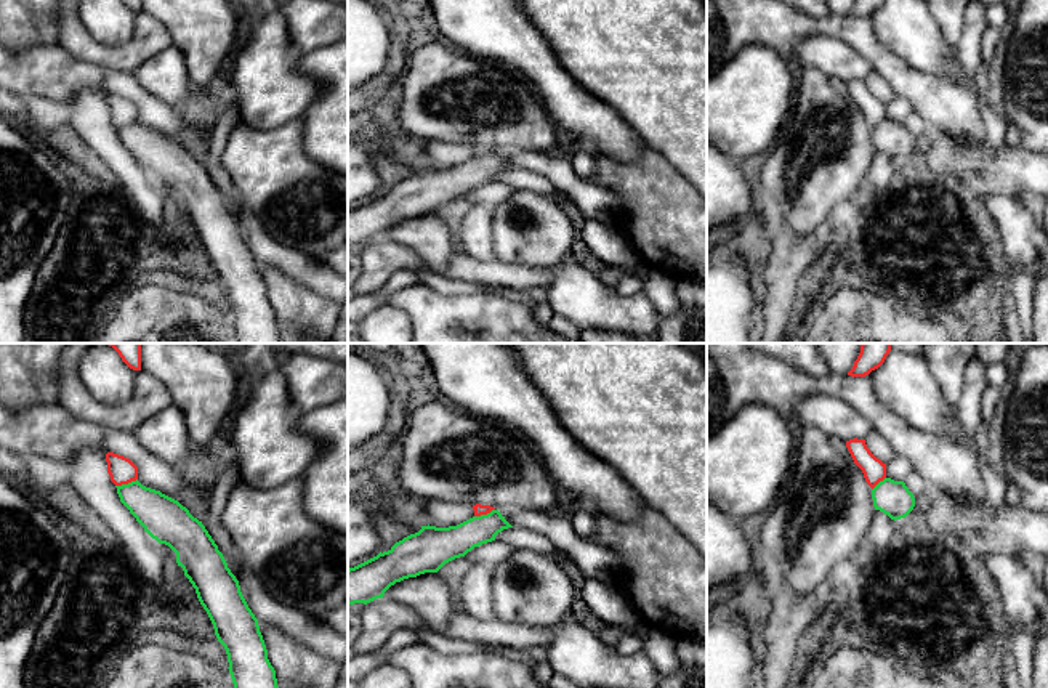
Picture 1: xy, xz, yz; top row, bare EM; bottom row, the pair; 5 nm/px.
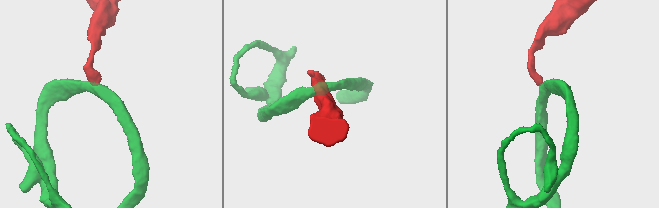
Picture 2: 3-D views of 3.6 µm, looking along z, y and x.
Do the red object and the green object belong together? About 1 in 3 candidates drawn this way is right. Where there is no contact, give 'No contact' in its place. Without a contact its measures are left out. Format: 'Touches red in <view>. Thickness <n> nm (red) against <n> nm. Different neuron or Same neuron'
Touches red in xy. Thickness 140 nm (red) against 220 nm. Different neuron

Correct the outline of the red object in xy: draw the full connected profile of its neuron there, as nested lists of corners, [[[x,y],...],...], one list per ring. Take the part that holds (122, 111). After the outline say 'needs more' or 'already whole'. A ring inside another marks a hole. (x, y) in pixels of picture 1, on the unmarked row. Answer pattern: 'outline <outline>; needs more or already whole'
outline [[[107,93],[107,114],[115,127],[128,125],[138,120],[138,107],[127,98]]]; already whole

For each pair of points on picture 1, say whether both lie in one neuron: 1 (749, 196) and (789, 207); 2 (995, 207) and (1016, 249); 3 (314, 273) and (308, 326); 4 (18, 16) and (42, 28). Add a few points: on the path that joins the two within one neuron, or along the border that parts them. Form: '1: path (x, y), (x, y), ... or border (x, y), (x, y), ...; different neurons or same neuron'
1: border (753, 178), (760, 194); different neurons
2: path (1005, 217), (1016, 228), (1016, 239); same neuron
3: border (281, 271), (330, 300); different neurons
4: path (24, 16), (31, 16), (36, 21); same neuron

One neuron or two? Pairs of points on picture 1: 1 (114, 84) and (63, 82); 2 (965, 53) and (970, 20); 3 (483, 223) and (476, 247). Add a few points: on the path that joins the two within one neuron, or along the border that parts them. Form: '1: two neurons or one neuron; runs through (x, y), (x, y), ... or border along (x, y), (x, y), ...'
1: two neurons; border along (101, 68), (101, 82), (108, 92)
2: one neuron; runs through (968, 45), (970, 28)
3: one neuron; runs through (476, 230), (476, 241)

